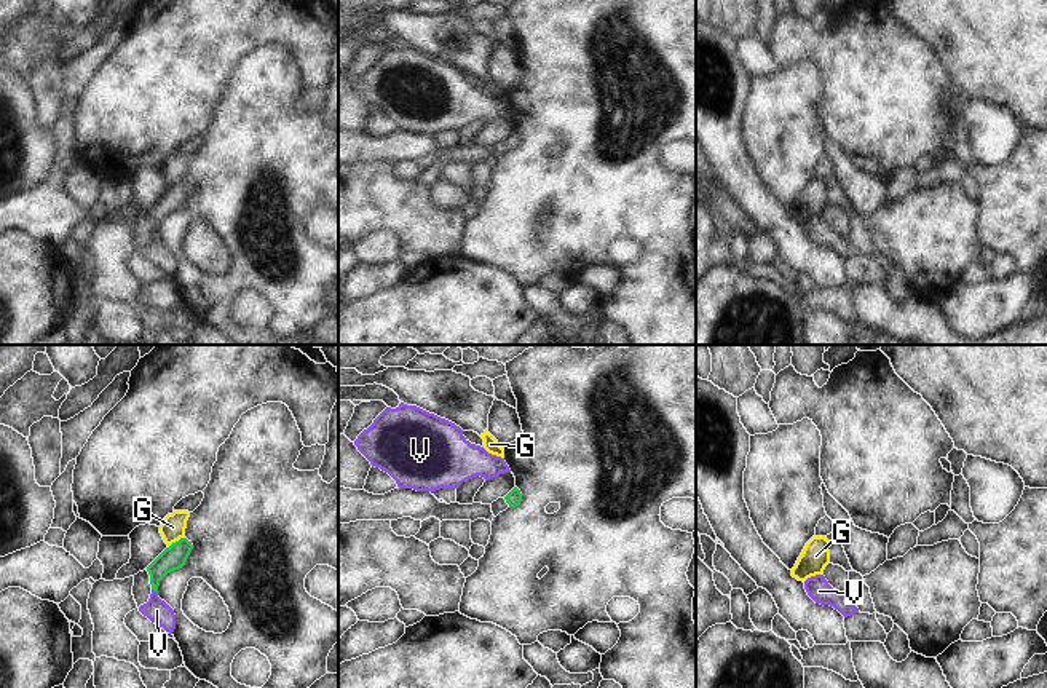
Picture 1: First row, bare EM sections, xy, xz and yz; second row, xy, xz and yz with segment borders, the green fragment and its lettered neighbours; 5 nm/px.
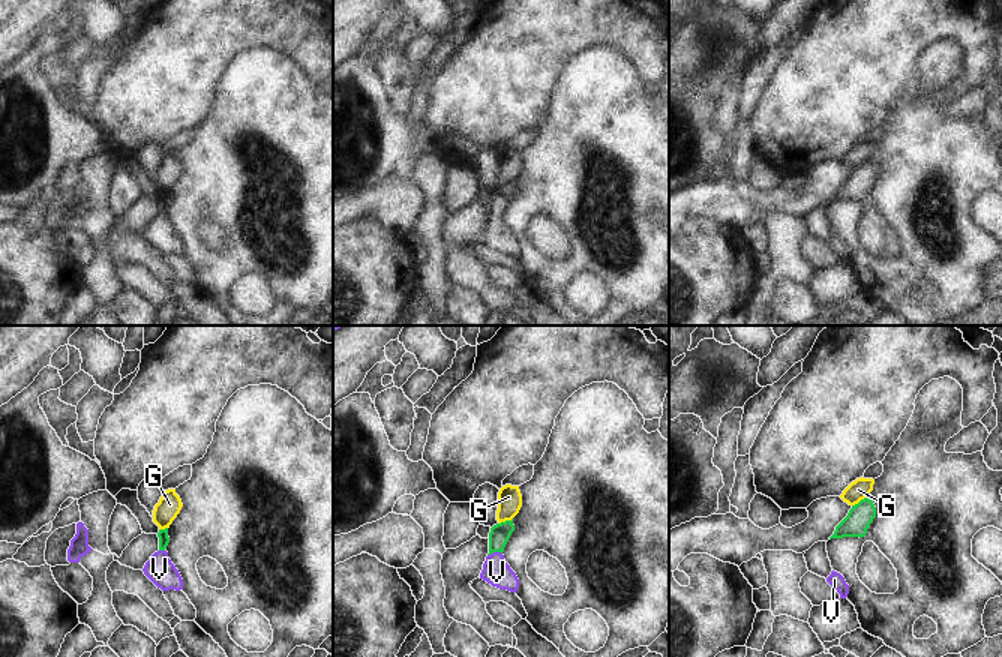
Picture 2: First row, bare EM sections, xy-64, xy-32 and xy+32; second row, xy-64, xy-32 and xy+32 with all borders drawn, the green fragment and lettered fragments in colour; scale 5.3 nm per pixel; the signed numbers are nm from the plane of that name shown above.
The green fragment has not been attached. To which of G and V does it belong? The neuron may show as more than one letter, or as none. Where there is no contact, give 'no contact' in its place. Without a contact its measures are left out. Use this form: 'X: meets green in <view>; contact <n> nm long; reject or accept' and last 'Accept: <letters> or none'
G: meets green in xy; contact 100 nm long; reject
V: meets green in xy; contact 40 nm long; accept
Accept: V

